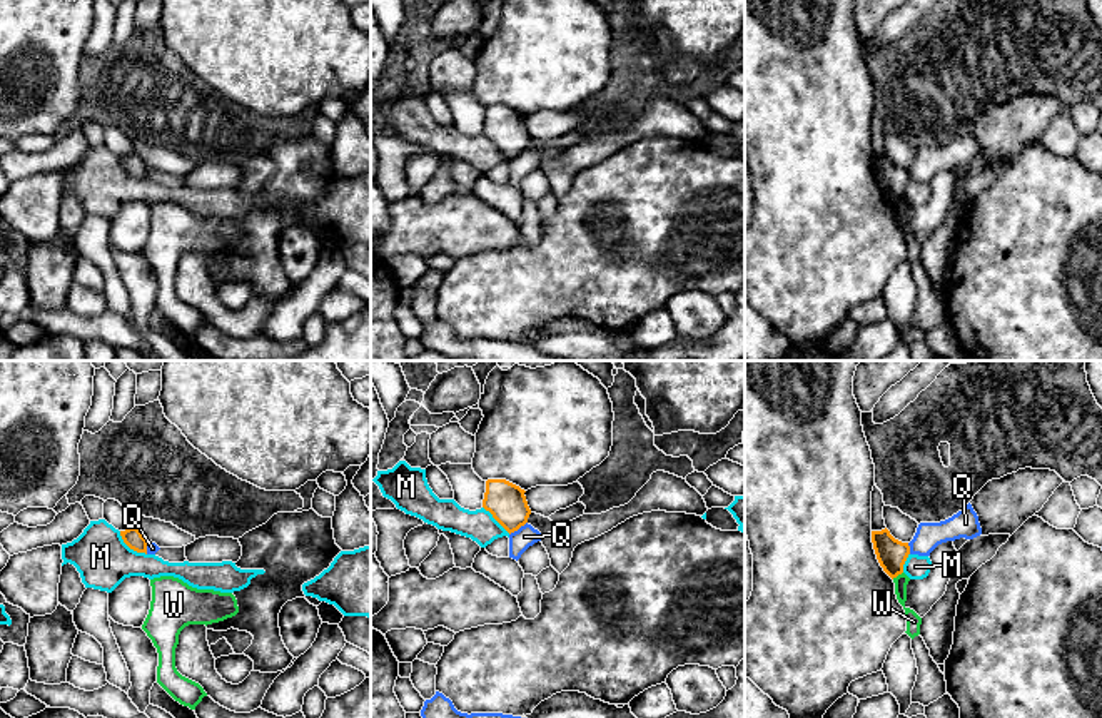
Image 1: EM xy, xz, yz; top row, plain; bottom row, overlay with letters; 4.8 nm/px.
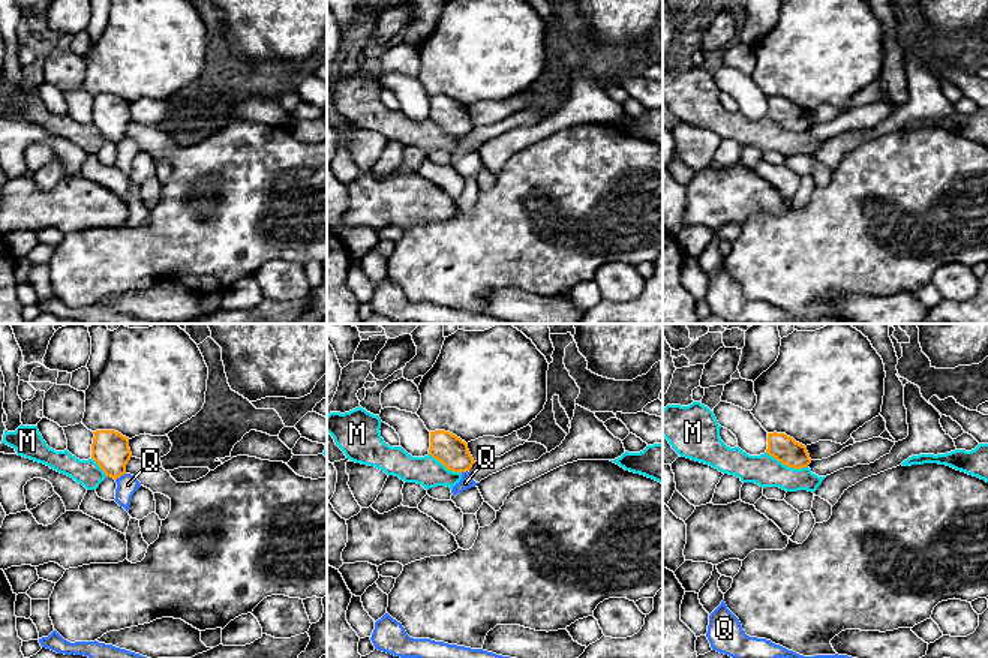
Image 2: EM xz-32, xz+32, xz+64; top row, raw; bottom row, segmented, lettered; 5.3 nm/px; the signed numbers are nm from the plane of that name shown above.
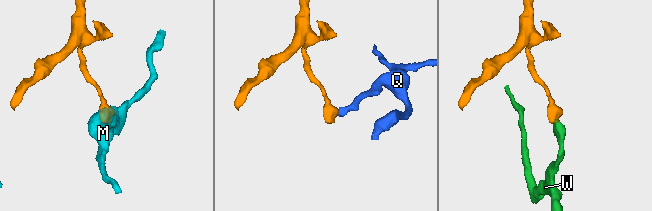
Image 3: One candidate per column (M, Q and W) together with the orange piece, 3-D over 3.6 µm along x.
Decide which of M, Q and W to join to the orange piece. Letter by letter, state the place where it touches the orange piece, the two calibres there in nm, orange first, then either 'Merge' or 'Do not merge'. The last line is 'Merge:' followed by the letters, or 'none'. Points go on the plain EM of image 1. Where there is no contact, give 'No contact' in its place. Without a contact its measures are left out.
M: Touches orange at xy (131, 174). Thickness 90 nm (orange) against 260 nm. Do not merge
Q: Touches orange at xz (518, 154). Thickness 190 nm (orange) against 100 nm. Do not merge
W: Touches orange at yz (897, 201). Thickness 140 nm (orange) against 70 nm. Do not merge
Merge: none

